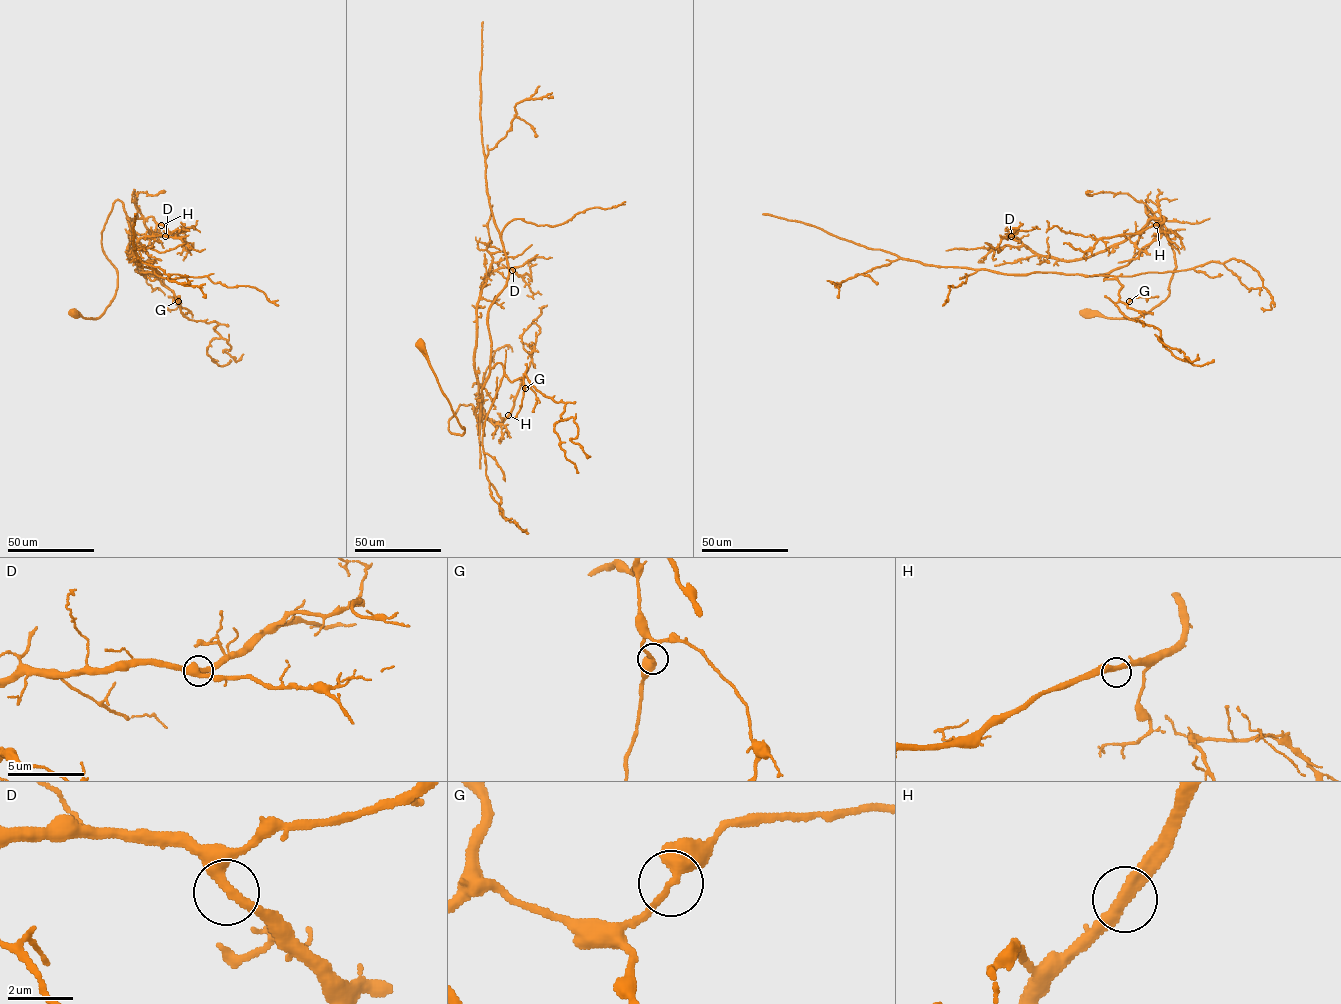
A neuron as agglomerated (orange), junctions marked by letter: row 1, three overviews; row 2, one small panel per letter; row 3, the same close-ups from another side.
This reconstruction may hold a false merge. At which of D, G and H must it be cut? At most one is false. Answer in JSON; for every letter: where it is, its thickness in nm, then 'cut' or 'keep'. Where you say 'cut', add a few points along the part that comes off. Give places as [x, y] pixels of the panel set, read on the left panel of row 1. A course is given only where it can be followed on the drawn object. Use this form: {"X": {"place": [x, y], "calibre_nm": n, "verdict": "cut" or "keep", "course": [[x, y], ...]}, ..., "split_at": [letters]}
{"D": {"place": [165, 236], "calibre_nm": 380, "verdict": "keep"}, "G": {"place": [178, 301], "calibre_nm": 360, "verdict": "keep"}, "H": {"place": [161, 225], "calibre_nm": 360, "verdict": "keep"}, "split_at": []}

